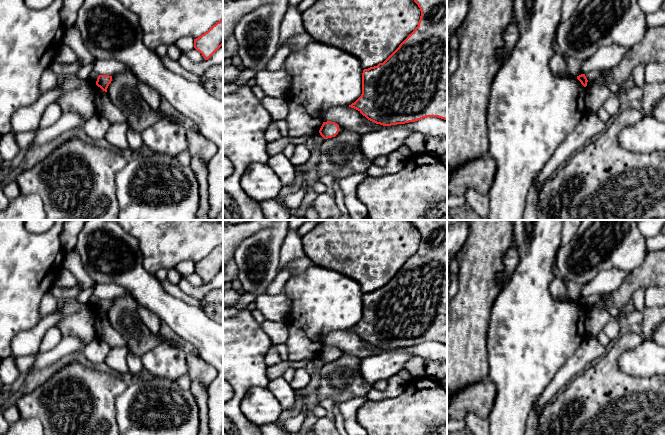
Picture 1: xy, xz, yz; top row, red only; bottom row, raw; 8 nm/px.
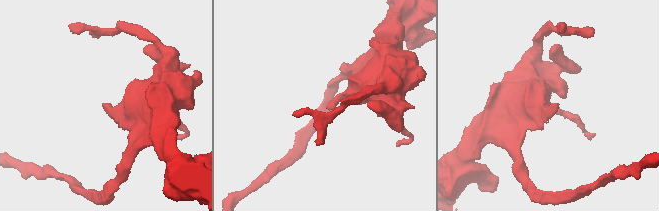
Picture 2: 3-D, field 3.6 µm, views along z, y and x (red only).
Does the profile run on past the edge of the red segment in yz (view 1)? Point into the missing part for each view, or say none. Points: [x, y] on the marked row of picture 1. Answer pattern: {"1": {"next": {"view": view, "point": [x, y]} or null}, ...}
{"1": {"next": null}}

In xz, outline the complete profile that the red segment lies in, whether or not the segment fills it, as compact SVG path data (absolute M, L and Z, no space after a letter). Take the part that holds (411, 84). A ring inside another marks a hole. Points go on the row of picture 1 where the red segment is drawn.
M414 0L421 11L415 30L377 66L364 69L362 94L349 107L383 126L427 117L447 120L447 0Z

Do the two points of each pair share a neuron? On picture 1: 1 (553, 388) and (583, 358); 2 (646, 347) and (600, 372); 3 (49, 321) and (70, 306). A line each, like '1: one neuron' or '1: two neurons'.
1: one neuron
2: two neurons
3: two neurons

